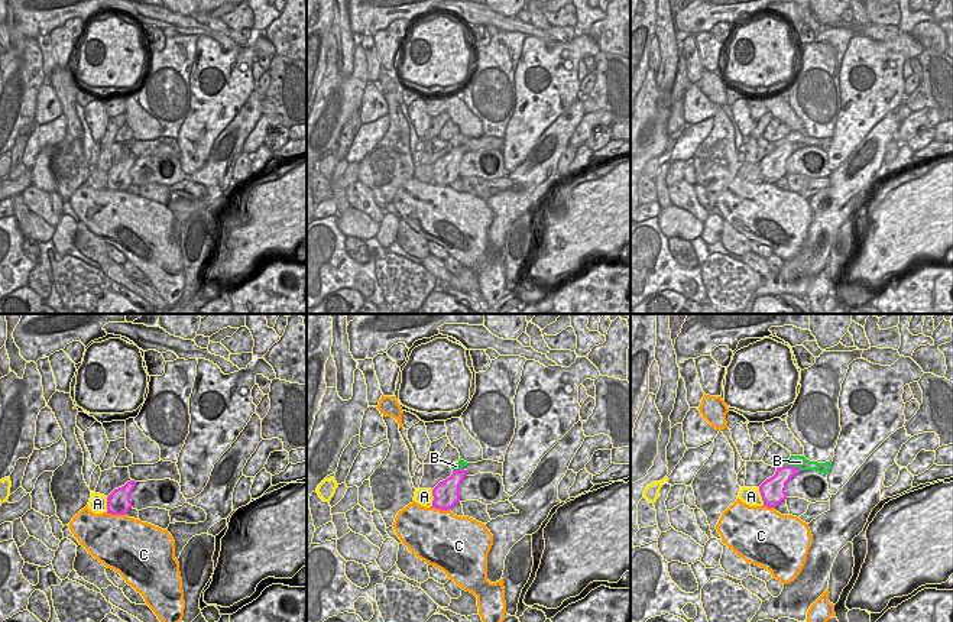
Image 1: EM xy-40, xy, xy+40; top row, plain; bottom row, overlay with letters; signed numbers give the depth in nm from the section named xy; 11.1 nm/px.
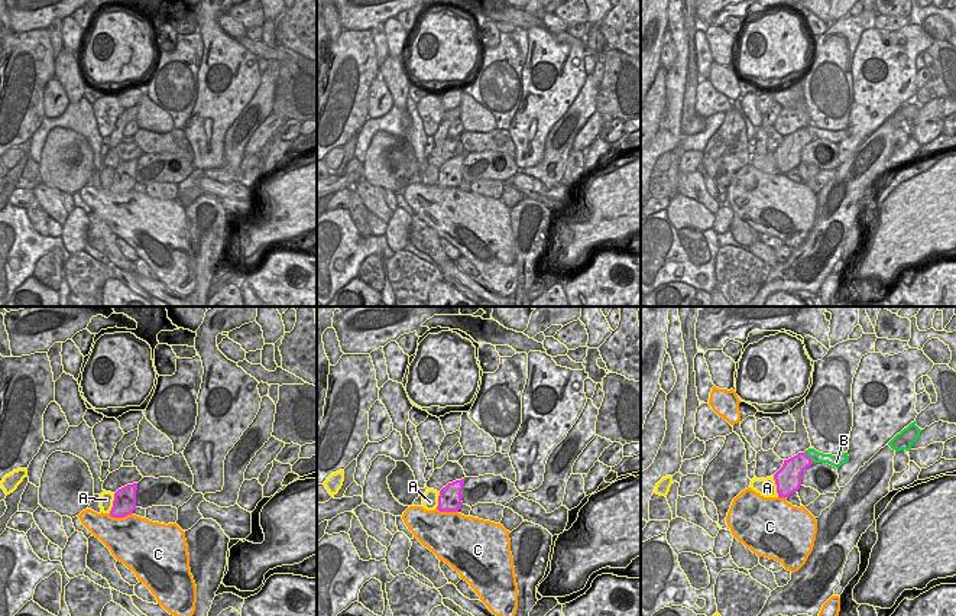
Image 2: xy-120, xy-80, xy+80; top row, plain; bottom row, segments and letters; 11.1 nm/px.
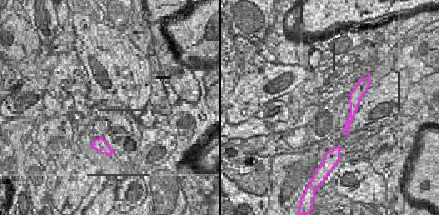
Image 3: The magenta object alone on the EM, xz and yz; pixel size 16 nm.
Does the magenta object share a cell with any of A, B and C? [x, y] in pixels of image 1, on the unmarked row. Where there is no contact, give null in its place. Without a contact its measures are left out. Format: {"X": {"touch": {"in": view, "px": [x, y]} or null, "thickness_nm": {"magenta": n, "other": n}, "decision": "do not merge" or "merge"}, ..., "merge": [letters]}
{"A": {"touch": {"in": "xy", "px": [434, 174]}, "thickness_nm": {"magenta": 300, "other": 190}, "decision": "do not merge"}, "B": {"touch": {"in": "xy+40", "px": [791, 142]}, "thickness_nm": {"magenta": 200, "other": 140}, "decision": "do not merge"}, "C": {"touch": {"in": "xy-40", "px": [116, 190]}, "thickness_nm": {"magenta": 260, "other": 480}, "decision": "do not merge"}, "merge": []}

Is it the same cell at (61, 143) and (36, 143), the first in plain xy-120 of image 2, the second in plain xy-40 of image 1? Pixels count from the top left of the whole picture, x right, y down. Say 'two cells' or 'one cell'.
two cells

